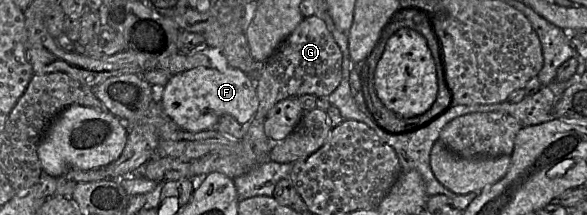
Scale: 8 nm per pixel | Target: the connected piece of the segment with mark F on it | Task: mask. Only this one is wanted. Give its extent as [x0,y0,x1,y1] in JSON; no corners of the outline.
[159,67,258,136]

